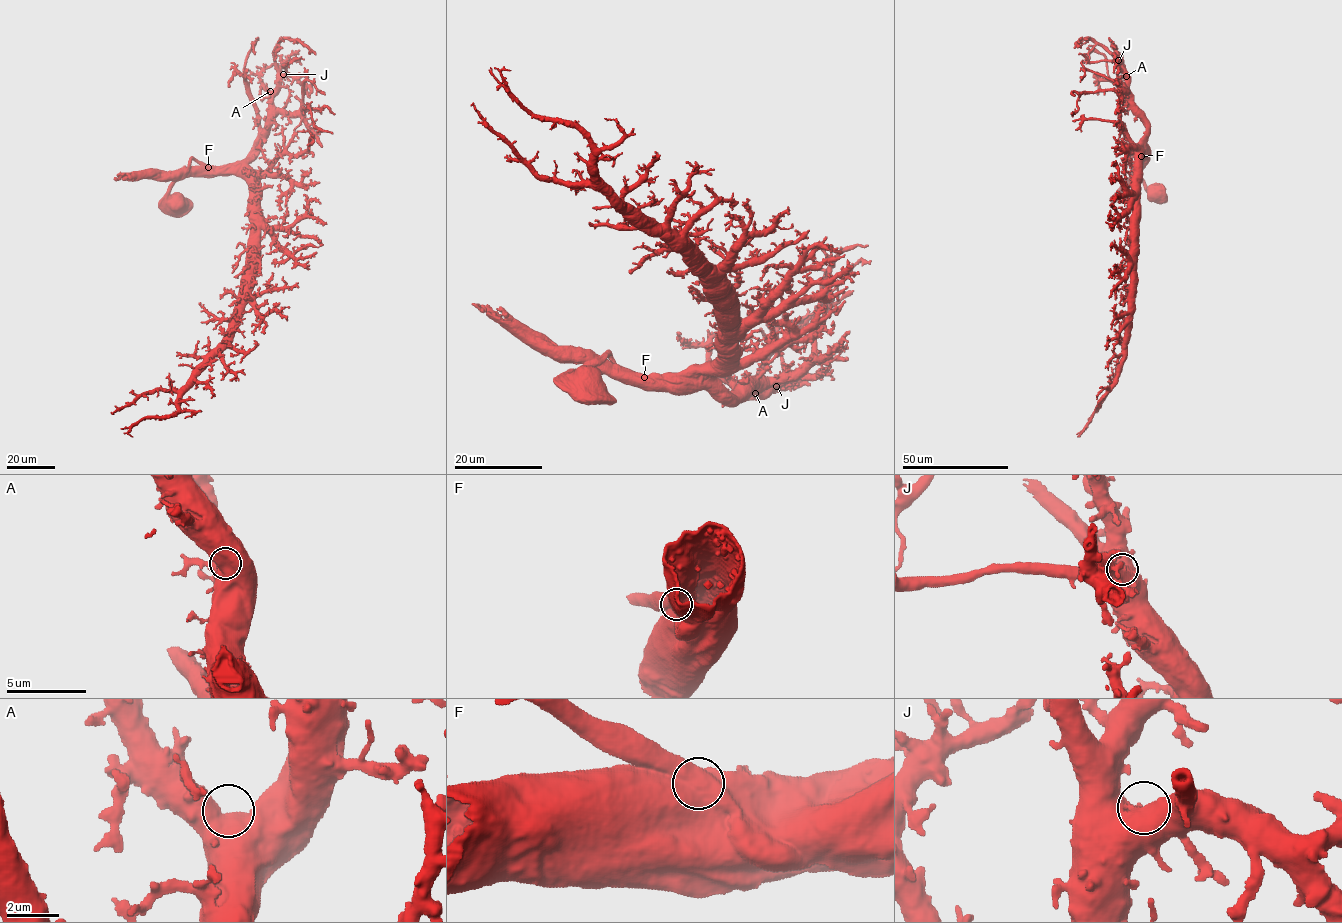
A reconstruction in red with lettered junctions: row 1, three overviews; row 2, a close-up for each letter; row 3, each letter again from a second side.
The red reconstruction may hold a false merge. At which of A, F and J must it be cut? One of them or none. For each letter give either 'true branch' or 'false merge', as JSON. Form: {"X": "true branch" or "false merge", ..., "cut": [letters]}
{"A": "true branch", "F": "true branch", "J": "true branch", "cut": []}

